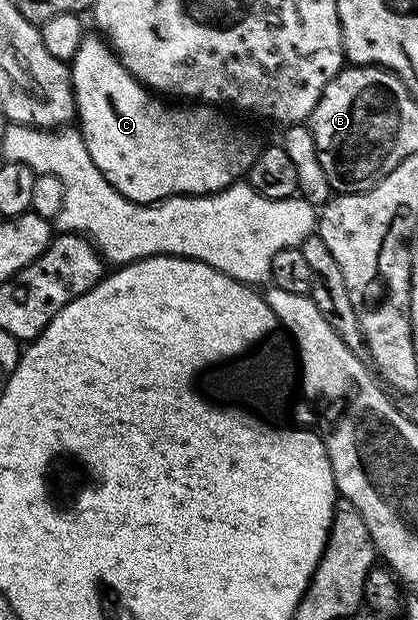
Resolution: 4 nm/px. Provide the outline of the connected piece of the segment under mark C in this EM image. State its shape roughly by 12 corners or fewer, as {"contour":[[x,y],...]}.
{"contour":[[85,34],[78,130],[130,202],[213,195],[254,147],[215,106],[167,107]]}

